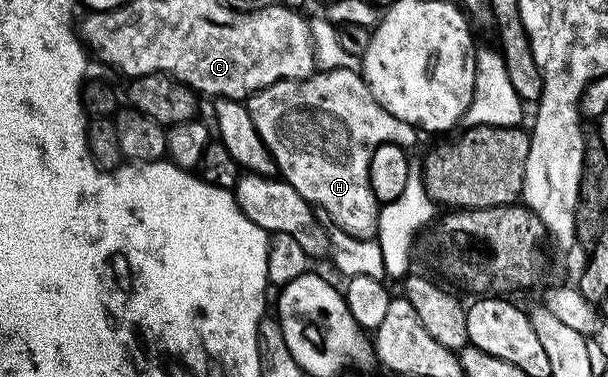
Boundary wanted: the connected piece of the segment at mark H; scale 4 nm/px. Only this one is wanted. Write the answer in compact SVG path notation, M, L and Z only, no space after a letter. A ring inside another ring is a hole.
M311 150L307 154L299 152L291 158L295 166L283 166L280 162L276 171L280 177L296 191L303 199L318 209L323 208L336 229L341 229L359 239L374 239L379 225L380 203L373 194L369 184L369 166L363 166L363 154L351 154L343 160L327 160L323 154ZM361 211L369 212L371 228L366 231L361 226Z

